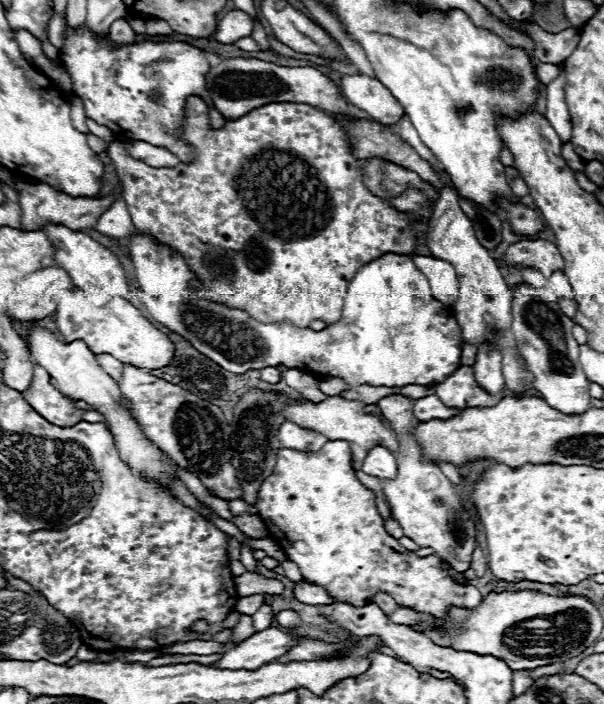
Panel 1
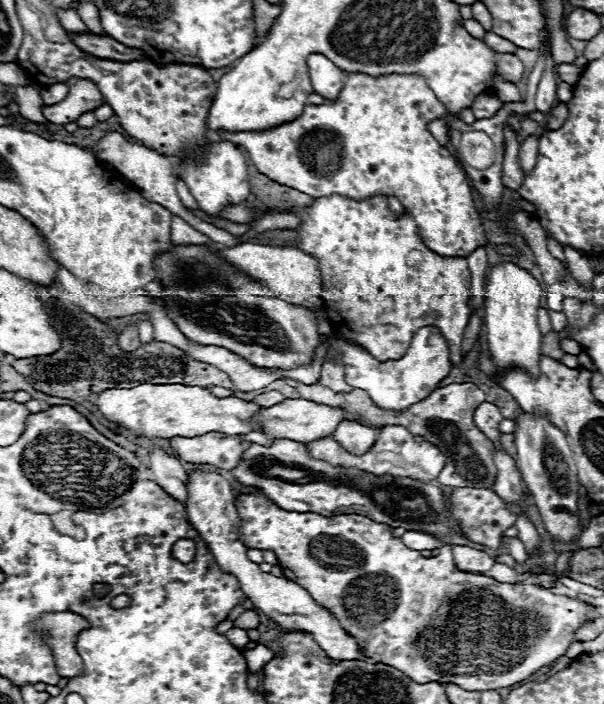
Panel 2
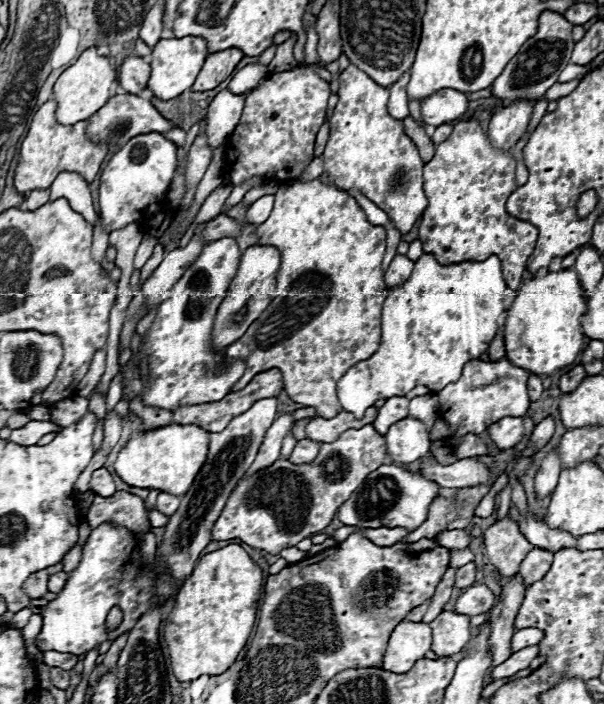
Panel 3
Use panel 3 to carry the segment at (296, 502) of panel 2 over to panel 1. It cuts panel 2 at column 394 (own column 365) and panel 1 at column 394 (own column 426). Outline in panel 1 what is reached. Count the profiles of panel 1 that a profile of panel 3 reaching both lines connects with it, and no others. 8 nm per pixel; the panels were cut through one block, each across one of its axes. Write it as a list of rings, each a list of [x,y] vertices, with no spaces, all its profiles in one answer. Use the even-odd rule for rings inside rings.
[[[392,394],[382,398],[378,406],[382,414],[392,422],[400,442],[400,450],[396,454],[398,476],[394,480],[384,480],[382,488],[390,502],[394,518],[398,520],[404,536],[412,538],[418,546],[434,548],[436,556],[456,572],[466,572],[476,548],[476,526],[460,504],[460,496],[454,484],[440,472],[440,468],[432,460],[422,460],[422,450],[412,436],[412,430],[416,426],[416,418],[412,416],[414,400],[402,394]]]

